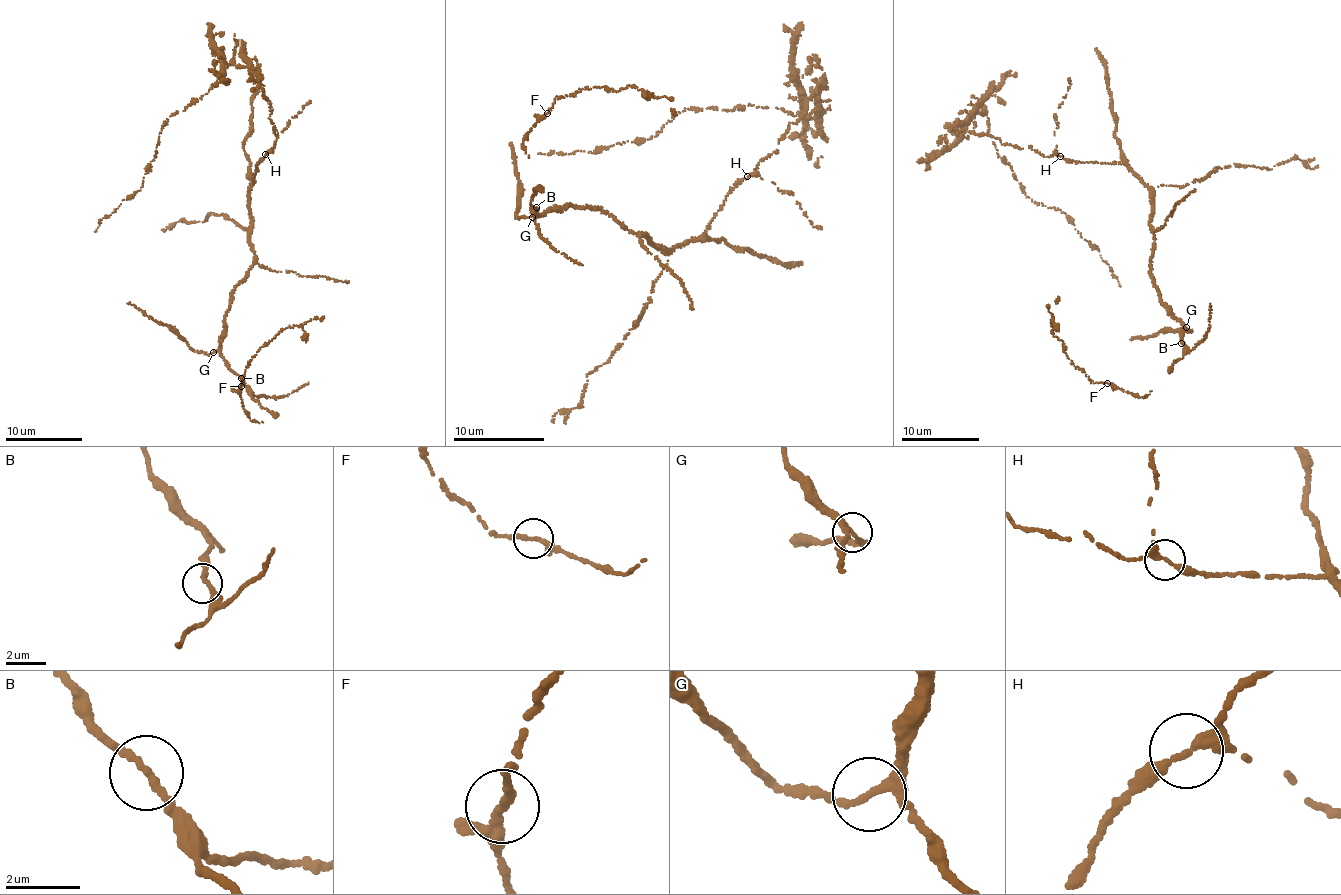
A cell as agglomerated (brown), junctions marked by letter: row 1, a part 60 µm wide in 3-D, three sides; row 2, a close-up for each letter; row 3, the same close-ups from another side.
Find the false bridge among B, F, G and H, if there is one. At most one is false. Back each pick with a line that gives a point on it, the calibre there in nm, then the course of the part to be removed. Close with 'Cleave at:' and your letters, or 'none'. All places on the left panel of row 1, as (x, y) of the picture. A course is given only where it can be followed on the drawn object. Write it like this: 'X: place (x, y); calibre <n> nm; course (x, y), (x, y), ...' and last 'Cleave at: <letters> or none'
Cleave at: none

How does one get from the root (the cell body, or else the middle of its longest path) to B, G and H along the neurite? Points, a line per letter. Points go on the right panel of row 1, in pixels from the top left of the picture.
B: (1132, 170), (1150, 191), (1150, 229), (1155, 238), (1151, 278), (1161, 304), (1182, 325), (1181, 343)
G: (1132, 170), (1150, 191), (1150, 229), (1155, 238), (1150, 264), (1153, 286), (1161, 297), (1161, 304), (1185, 327)
H: (1132, 170), (1124, 164), (1080, 162), (1060, 156)

